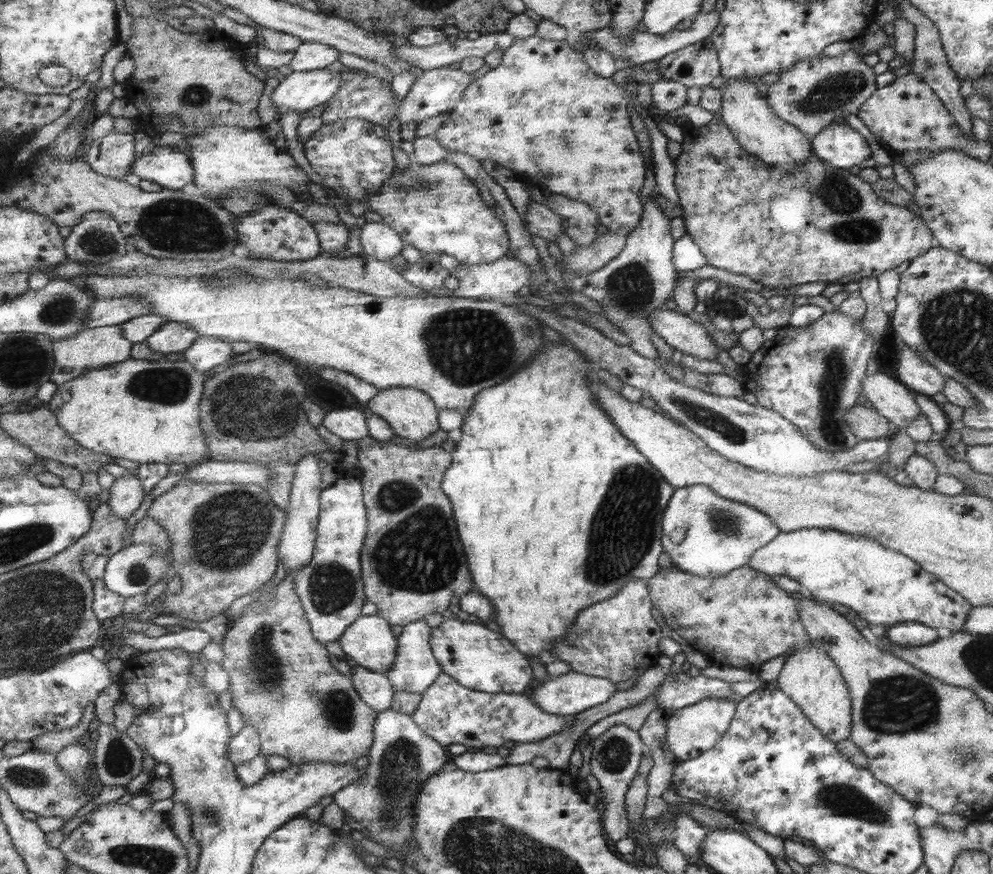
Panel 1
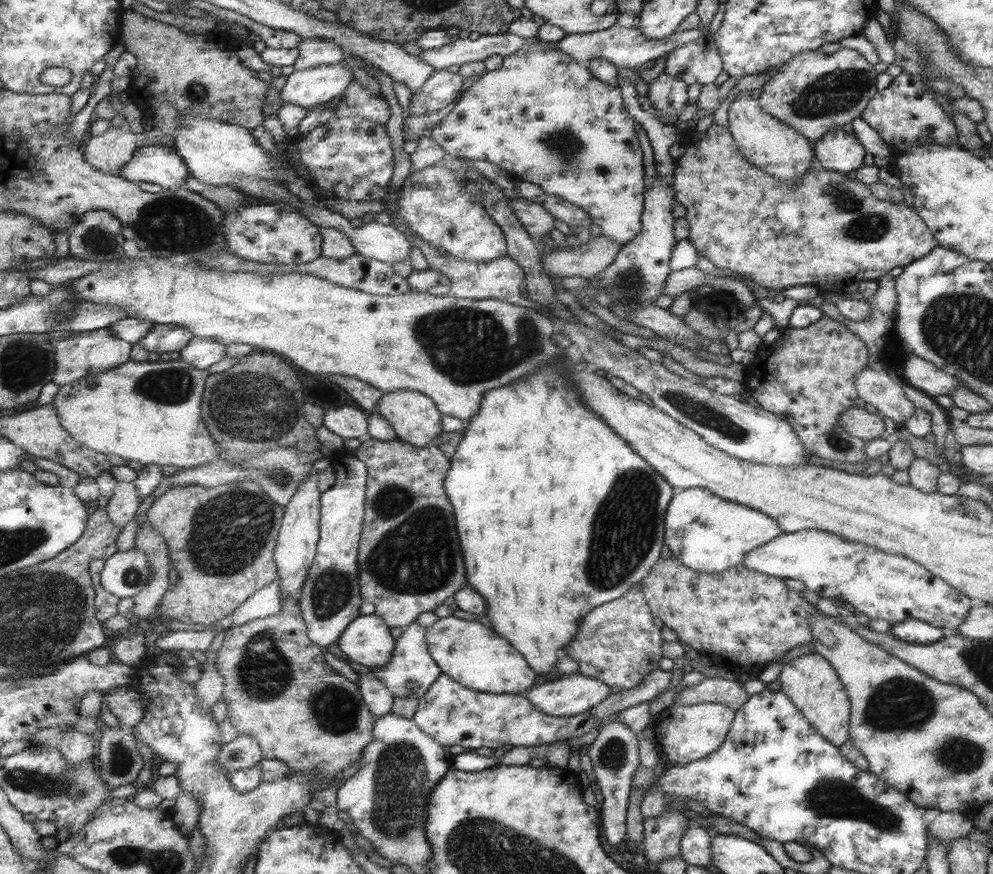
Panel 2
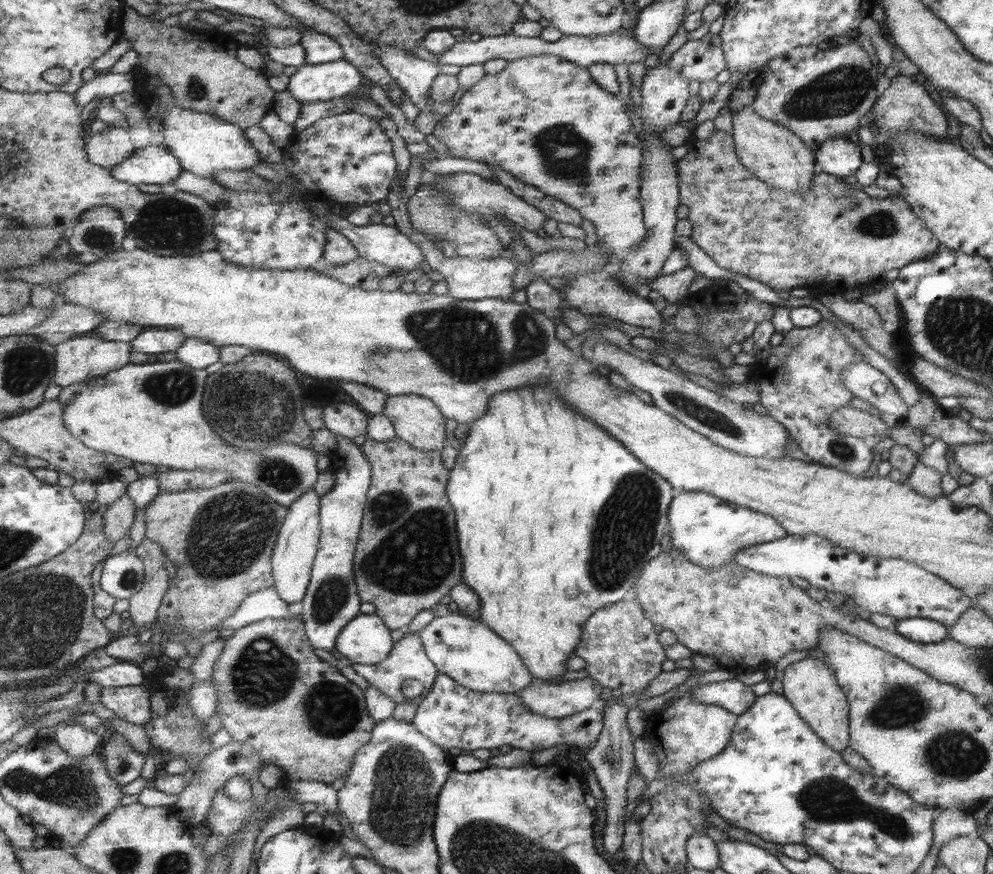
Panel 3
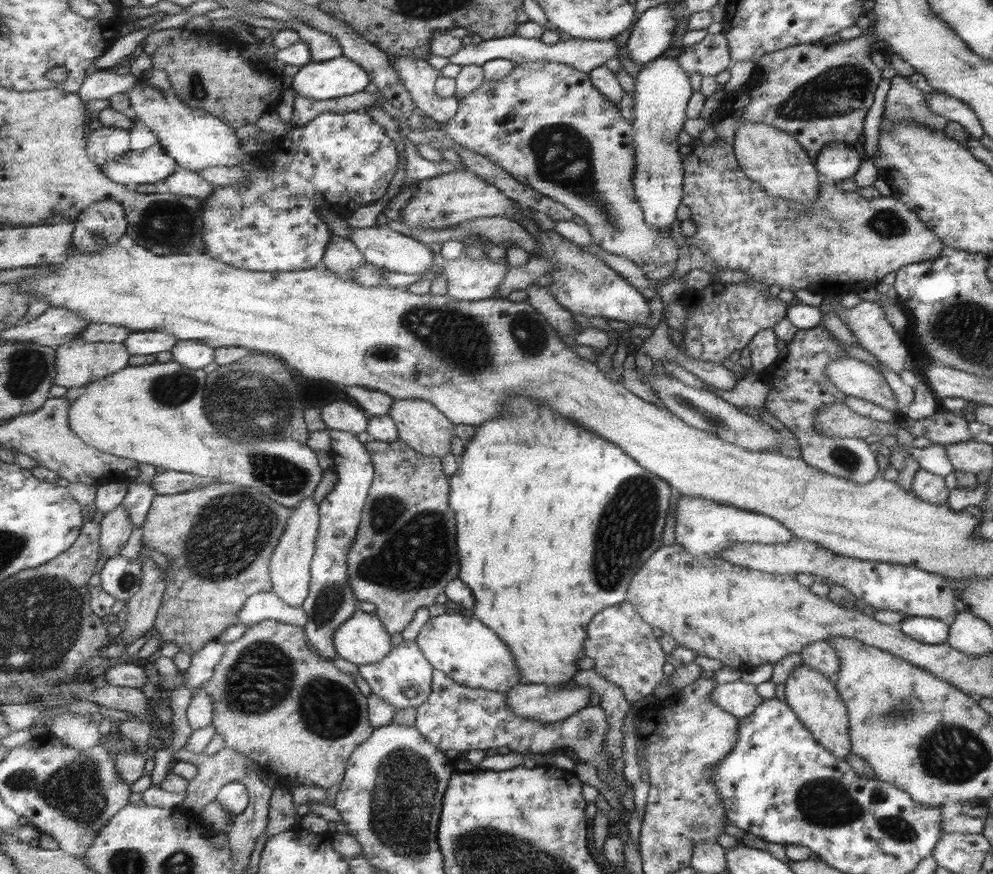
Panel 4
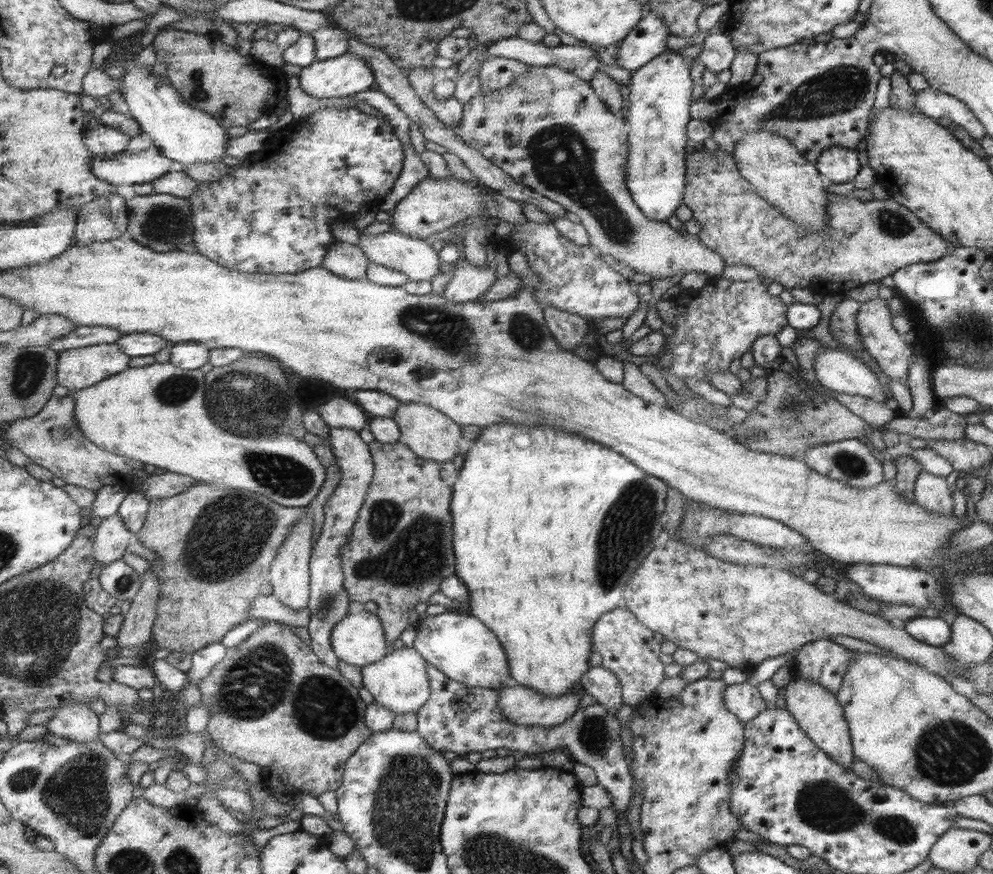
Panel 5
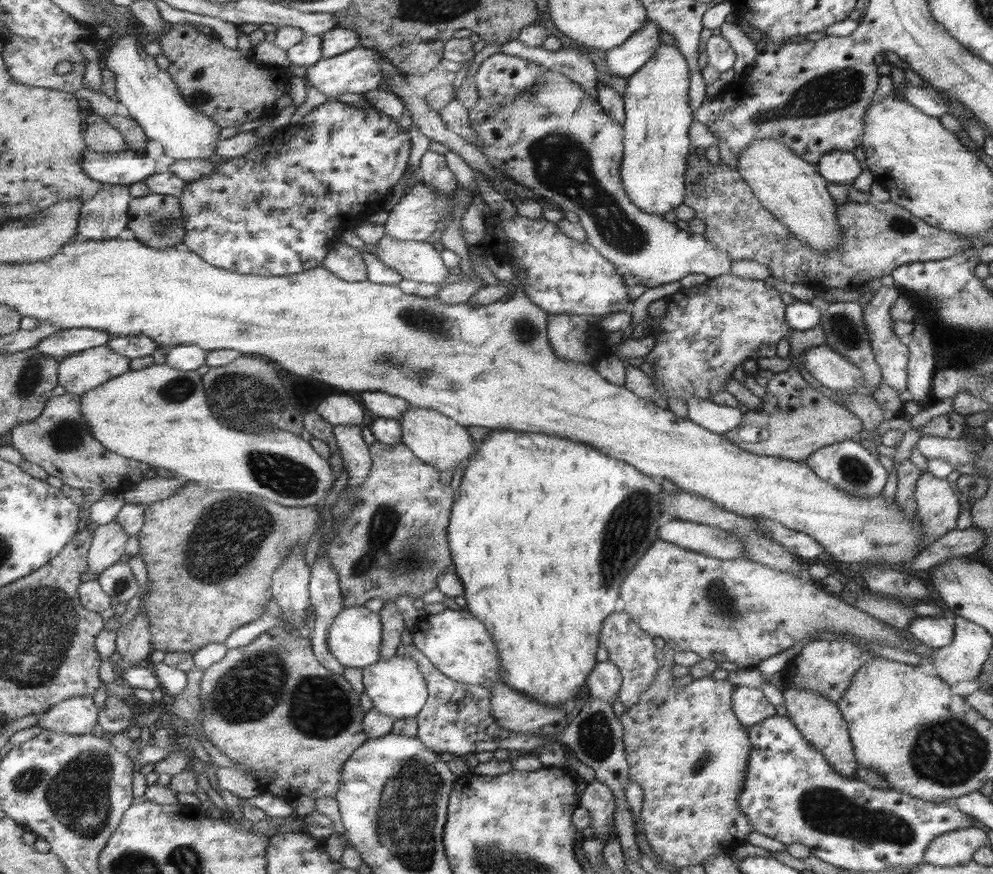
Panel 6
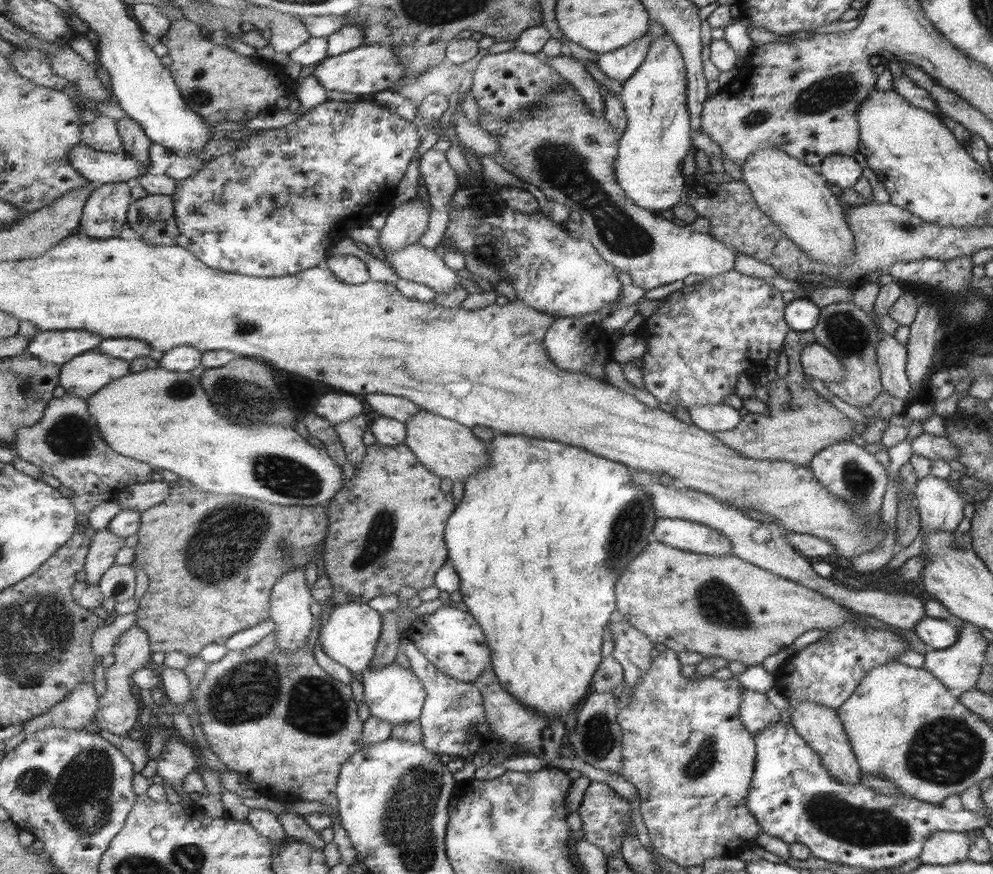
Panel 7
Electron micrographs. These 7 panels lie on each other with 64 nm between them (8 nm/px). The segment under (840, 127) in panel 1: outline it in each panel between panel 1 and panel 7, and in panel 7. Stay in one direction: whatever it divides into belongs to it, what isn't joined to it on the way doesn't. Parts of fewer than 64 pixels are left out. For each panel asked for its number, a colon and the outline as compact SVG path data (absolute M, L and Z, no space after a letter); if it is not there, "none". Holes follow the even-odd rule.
2: M845 130L825 132L823 138L819 138L813 144L813 152L817 152L819 168L833 170L839 174L861 170L865 158L863 146L857 142L857 138L851 132Z
3: M827 138L817 148L817 174L847 178L855 176L863 166L861 148L853 144L853 140L843 138Z
4: M843 142L829 144L817 154L817 172L821 170L821 176L839 184L843 180L855 178L857 170L861 168L859 152L853 146L845 146Z
5: M831 146L817 158L817 172L821 172L829 184L851 184L861 168L855 150Z
6: M839 150L823 154L815 166L817 172L821 172L821 178L833 186L853 186L853 182L857 182L863 172L853 154Z
7: M833 154L833 156L825 158L825 162L821 162L819 172L821 172L821 178L829 180L831 186L837 186L841 190L853 188L861 180L861 168L859 168L857 160L851 156Z

